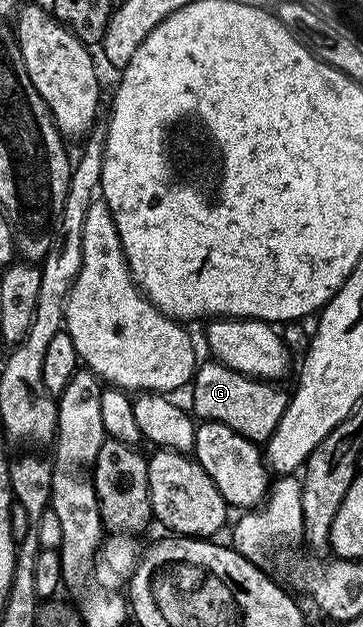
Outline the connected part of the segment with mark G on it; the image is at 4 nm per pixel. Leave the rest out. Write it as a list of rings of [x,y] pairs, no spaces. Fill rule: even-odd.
[[[208,359],[205,365],[203,362],[197,368],[196,375],[190,382],[190,409],[200,421],[226,423],[226,427],[230,427],[248,441],[267,443],[288,406],[289,394],[283,393],[280,387],[279,384],[234,371],[215,359]]]

